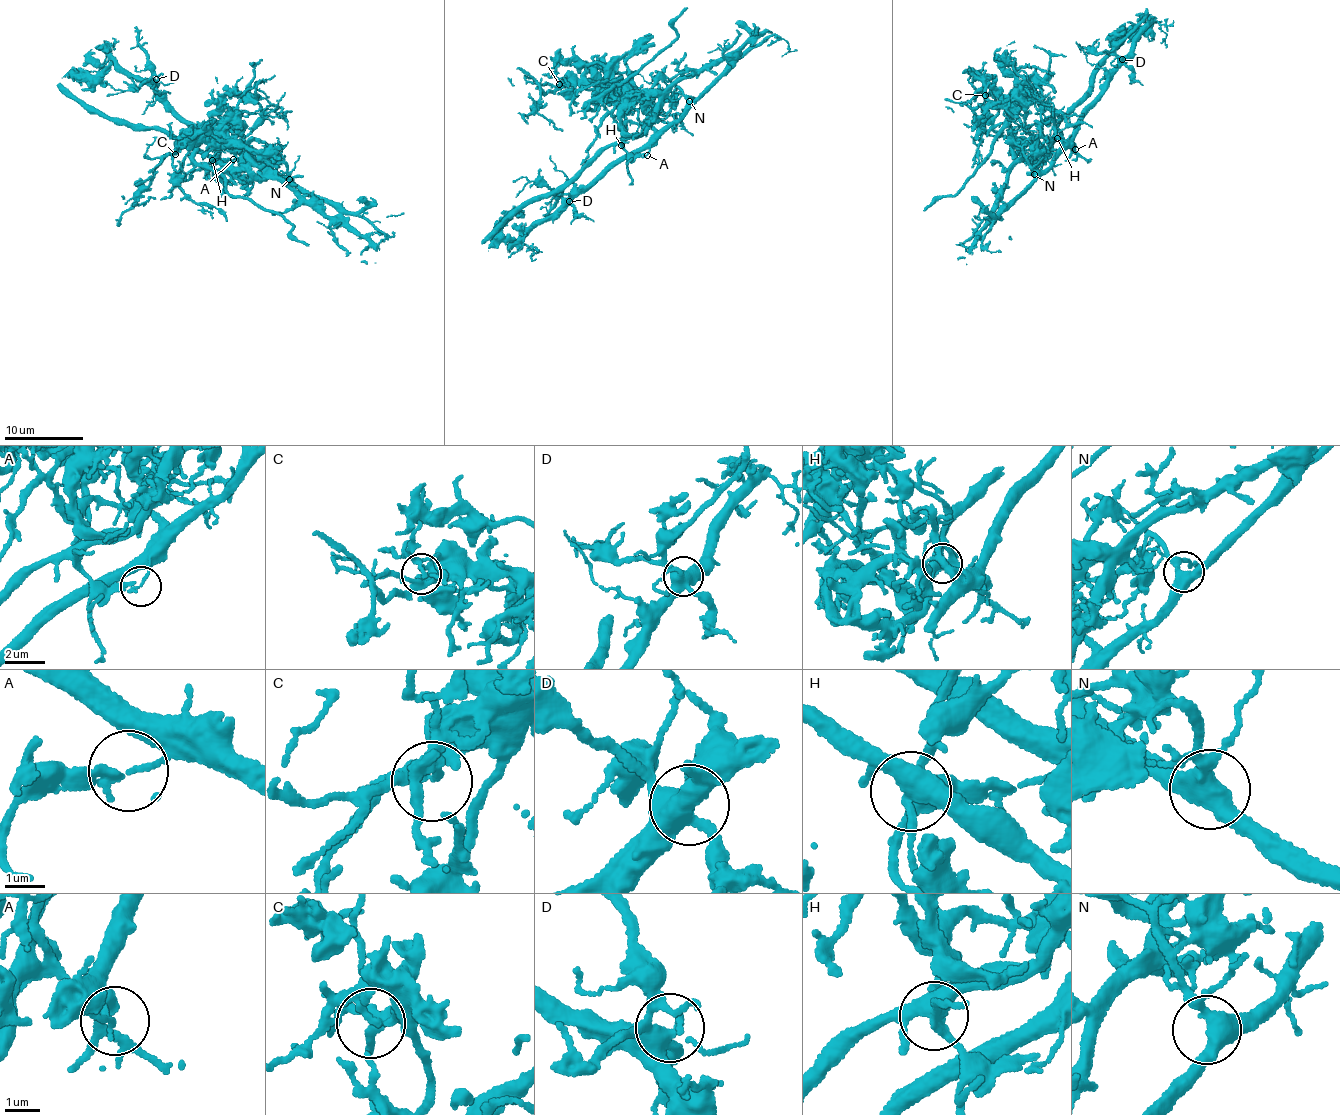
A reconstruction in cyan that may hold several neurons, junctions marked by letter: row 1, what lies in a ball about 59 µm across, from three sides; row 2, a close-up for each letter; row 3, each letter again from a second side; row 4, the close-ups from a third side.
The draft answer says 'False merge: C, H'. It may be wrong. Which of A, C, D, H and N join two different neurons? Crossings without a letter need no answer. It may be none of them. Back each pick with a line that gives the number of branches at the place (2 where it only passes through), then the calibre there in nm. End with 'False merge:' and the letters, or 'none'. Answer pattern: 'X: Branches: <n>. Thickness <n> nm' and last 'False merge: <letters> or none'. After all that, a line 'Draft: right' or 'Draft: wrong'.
A: Branches: 2. Thickness 150 nm
H: Branches: 6. Thickness 440 nm
False merge: A, H
Draft: wrong

